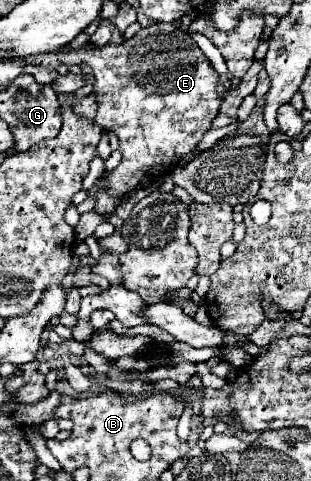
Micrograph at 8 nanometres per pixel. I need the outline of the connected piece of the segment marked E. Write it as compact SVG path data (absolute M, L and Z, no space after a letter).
M156 22L142 28L122 44L108 44L106 48L78 48L70 52L50 52L28 56L26 62L52 66L58 64L88 64L94 70L98 114L94 122L110 128L120 138L122 160L112 172L104 172L96 184L86 190L94 200L106 192L122 198L132 190L148 188L152 182L170 174L178 160L190 154L212 120L218 116L218 72L204 52L196 46L188 32L174 24Z

